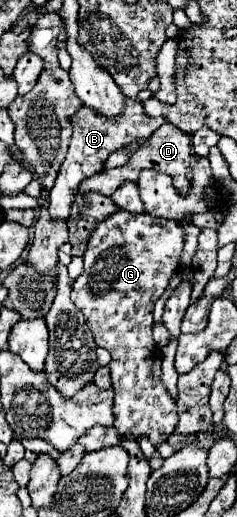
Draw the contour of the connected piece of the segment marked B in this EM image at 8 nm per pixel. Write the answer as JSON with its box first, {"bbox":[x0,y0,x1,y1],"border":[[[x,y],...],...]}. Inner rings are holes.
{"bbox":[50,98,166,220],"border":[[[124,98],[124,110],[114,118],[106,118],[106,116],[94,112],[92,108],[82,106],[78,110],[78,114],[74,114],[74,118],[72,118],[72,130],[74,132],[72,132],[70,148],[68,148],[66,160],[60,168],[58,180],[56,180],[54,188],[50,190],[50,196],[52,196],[50,216],[54,220],[68,220],[70,204],[72,204],[82,180],[86,180],[88,176],[98,174],[102,168],[108,170],[108,168],[114,168],[114,166],[120,166],[122,162],[126,162],[130,152],[134,152],[138,148],[138,146],[130,146],[130,144],[146,142],[150,138],[150,134],[154,134],[154,130],[158,130],[162,126],[162,122],[166,122],[166,120],[144,116],[142,114],[142,102],[136,102],[132,98]],[[120,148],[124,148],[124,150],[120,150]]]}

